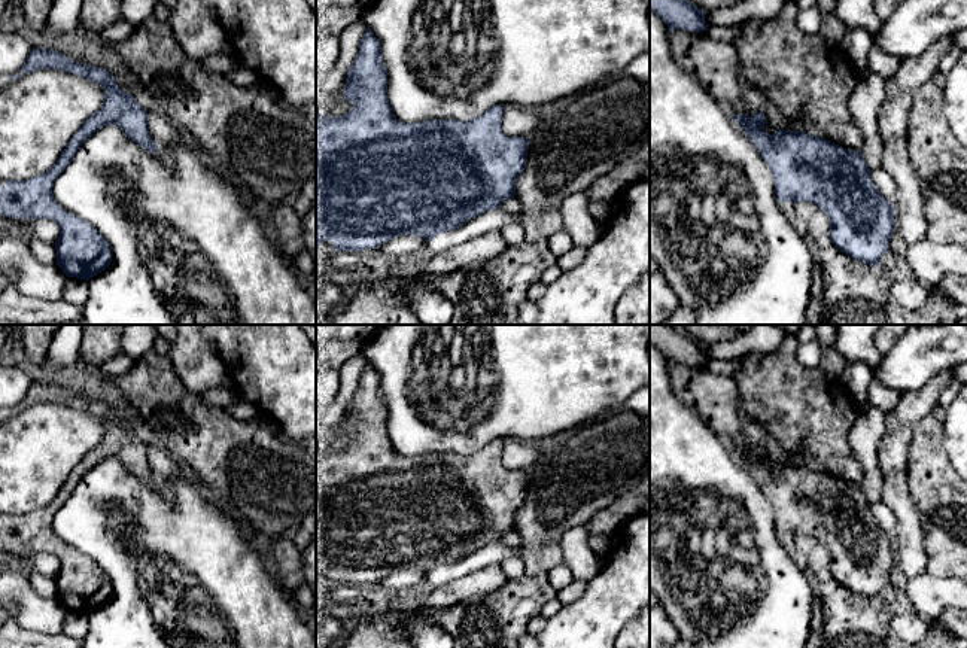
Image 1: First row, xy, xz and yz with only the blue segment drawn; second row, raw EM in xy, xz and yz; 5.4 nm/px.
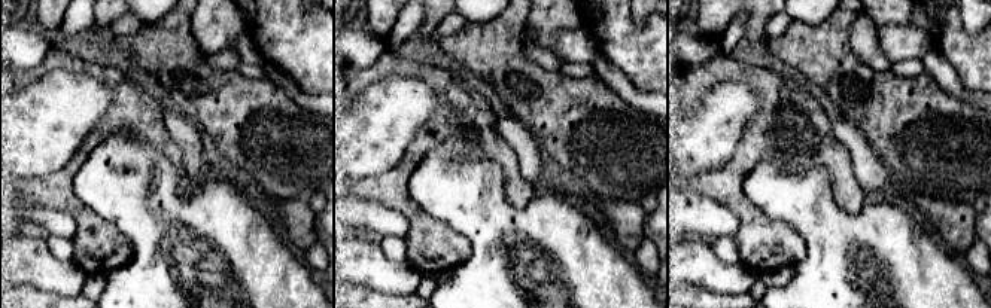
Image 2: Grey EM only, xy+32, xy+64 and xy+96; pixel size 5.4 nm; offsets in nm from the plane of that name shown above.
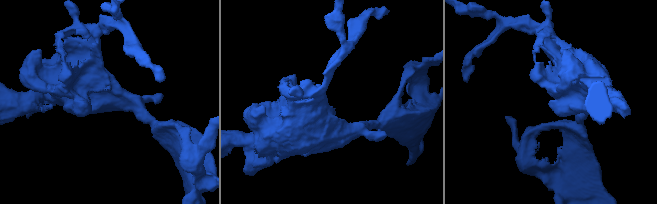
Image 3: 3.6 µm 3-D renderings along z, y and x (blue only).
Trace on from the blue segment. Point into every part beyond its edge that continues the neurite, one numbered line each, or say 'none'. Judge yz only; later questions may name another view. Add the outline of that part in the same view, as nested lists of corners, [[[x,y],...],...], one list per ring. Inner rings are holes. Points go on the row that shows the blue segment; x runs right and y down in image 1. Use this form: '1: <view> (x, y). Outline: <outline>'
1: yz (787, 209). Outline: [[[779,203],[779,210],[785,215],[785,217],[788,219],[788,222],[793,225],[793,228],[797,231],[797,234],[800,237],[808,235],[808,226],[805,223],[805,220],[796,213],[794,210],[794,203]]]

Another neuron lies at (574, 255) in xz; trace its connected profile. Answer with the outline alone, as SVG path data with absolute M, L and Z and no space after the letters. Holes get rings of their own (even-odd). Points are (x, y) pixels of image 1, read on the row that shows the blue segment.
M572 244L563 255L557 256L556 265L562 271L571 271L586 258L587 249Z

